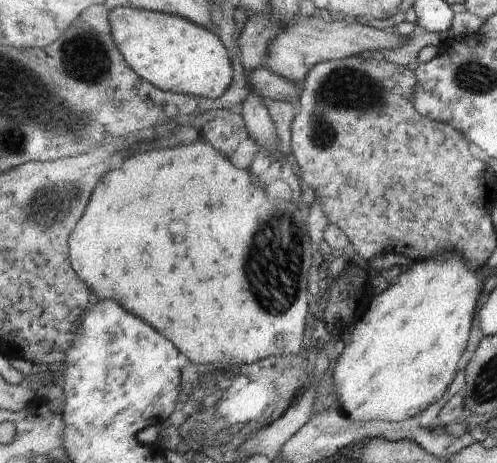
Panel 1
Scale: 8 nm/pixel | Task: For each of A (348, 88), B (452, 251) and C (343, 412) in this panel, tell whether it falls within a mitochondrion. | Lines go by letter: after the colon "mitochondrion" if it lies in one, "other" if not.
A: mitochondrion
B: other
C: other

